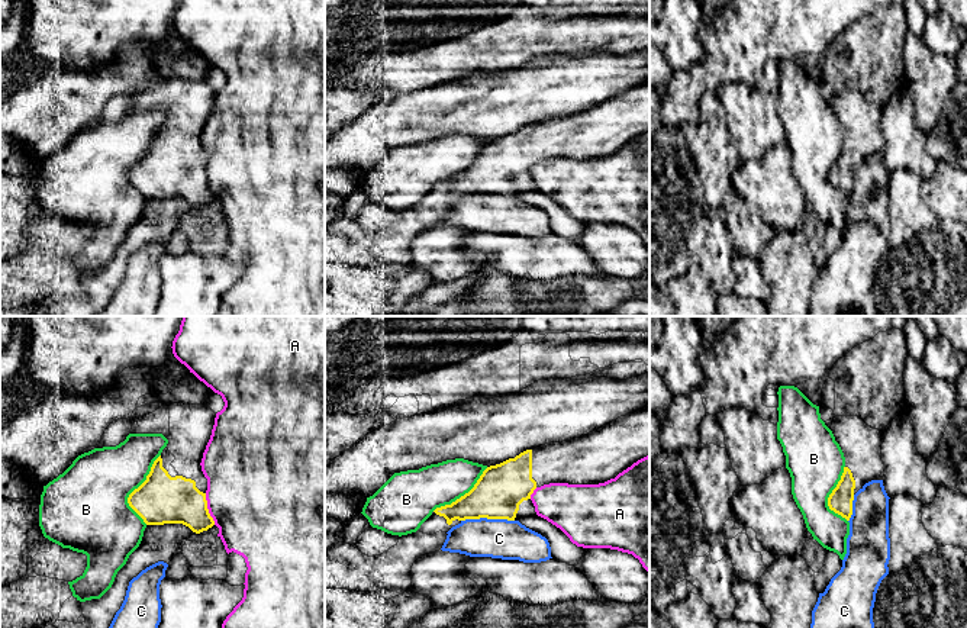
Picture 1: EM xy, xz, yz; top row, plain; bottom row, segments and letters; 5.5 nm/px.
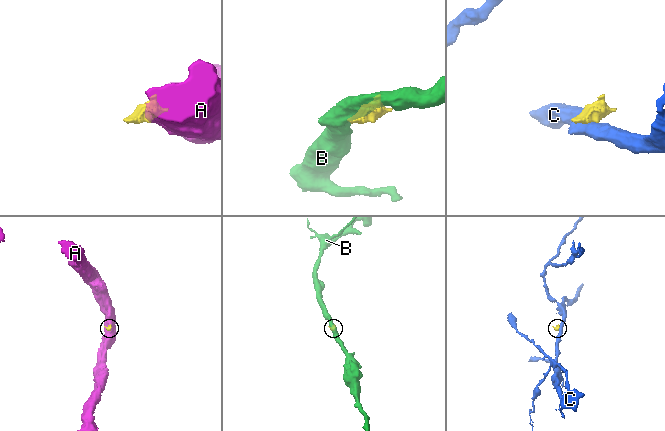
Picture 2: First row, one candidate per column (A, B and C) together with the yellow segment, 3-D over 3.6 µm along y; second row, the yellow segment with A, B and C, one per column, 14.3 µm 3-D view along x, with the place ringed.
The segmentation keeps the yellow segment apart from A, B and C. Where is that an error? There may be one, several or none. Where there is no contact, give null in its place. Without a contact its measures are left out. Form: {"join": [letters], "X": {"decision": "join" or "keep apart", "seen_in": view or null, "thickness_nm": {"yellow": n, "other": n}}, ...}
{"join": [], "A": {"decision": "keep apart", "seen_in": "xy", "thickness_nm": {"yellow": 260, "other": 480}}, "B": {"decision": "keep apart", "seen_in": "xy", "thickness_nm": {"yellow": 280, "other": 400}}, "C": {"decision": "keep apart", "seen_in": "xz", "thickness_nm": {"yellow": 280, "other": 220}}}

